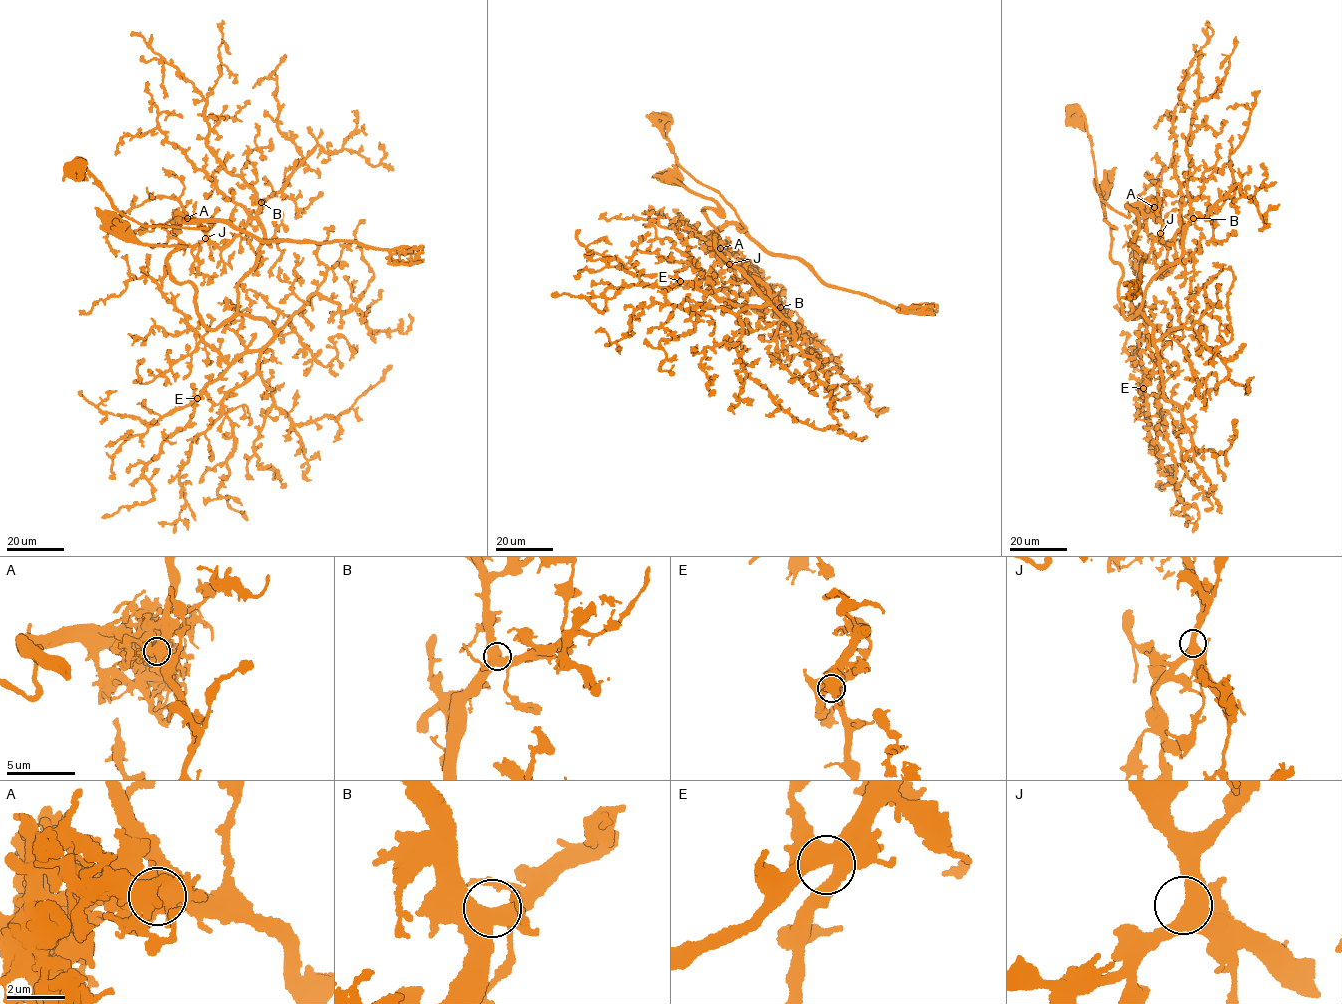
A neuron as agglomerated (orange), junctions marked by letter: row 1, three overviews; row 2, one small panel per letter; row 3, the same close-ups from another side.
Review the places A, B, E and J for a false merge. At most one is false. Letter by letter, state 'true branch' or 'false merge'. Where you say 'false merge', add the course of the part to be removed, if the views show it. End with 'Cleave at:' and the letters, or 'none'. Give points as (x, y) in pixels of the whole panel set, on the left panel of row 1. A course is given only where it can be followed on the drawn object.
A: false merge | (187, 218), (220, 219), (263, 240), (351, 241), (385, 250), (399, 261), (421, 261)
B: true branch
E: true branch
J: true branch
Cleave at: A

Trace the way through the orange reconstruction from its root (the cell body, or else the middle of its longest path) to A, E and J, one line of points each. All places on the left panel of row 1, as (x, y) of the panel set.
A: (118, 227), (176, 246), (169, 275), (216, 328), (263, 226), (250, 218), (219, 247), (187, 218)
E: (118, 227), (143, 243), (176, 246), (168, 273), (193, 285), (205, 325), (250, 314), (274, 331), (197, 398)
J: (118, 227), (176, 246), (168, 273), (193, 285), (211, 329), (236, 312), (263, 226), (205, 238)

